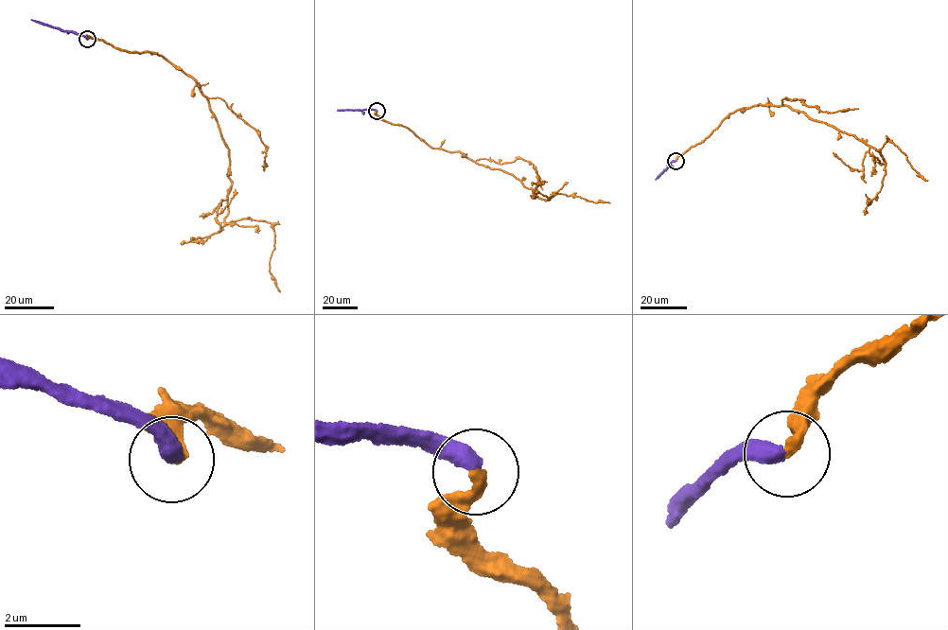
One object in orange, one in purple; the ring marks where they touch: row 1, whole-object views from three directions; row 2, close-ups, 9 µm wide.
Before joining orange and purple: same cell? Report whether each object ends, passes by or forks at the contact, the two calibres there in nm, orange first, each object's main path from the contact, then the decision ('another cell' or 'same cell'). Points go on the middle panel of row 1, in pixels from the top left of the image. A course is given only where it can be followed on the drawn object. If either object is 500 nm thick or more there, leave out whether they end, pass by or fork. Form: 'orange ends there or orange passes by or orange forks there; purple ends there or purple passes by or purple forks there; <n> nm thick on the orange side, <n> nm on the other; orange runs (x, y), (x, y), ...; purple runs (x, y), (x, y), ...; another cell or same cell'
orange ends there; purple ends there; 320 nm thick on the orange side, 440 nm on the other; orange runs (377, 111), (432, 148), (459, 151), (513, 176), (539, 198), (557, 194), (609, 202); purple runs (377, 111), (368, 109), (337, 111); same cell

